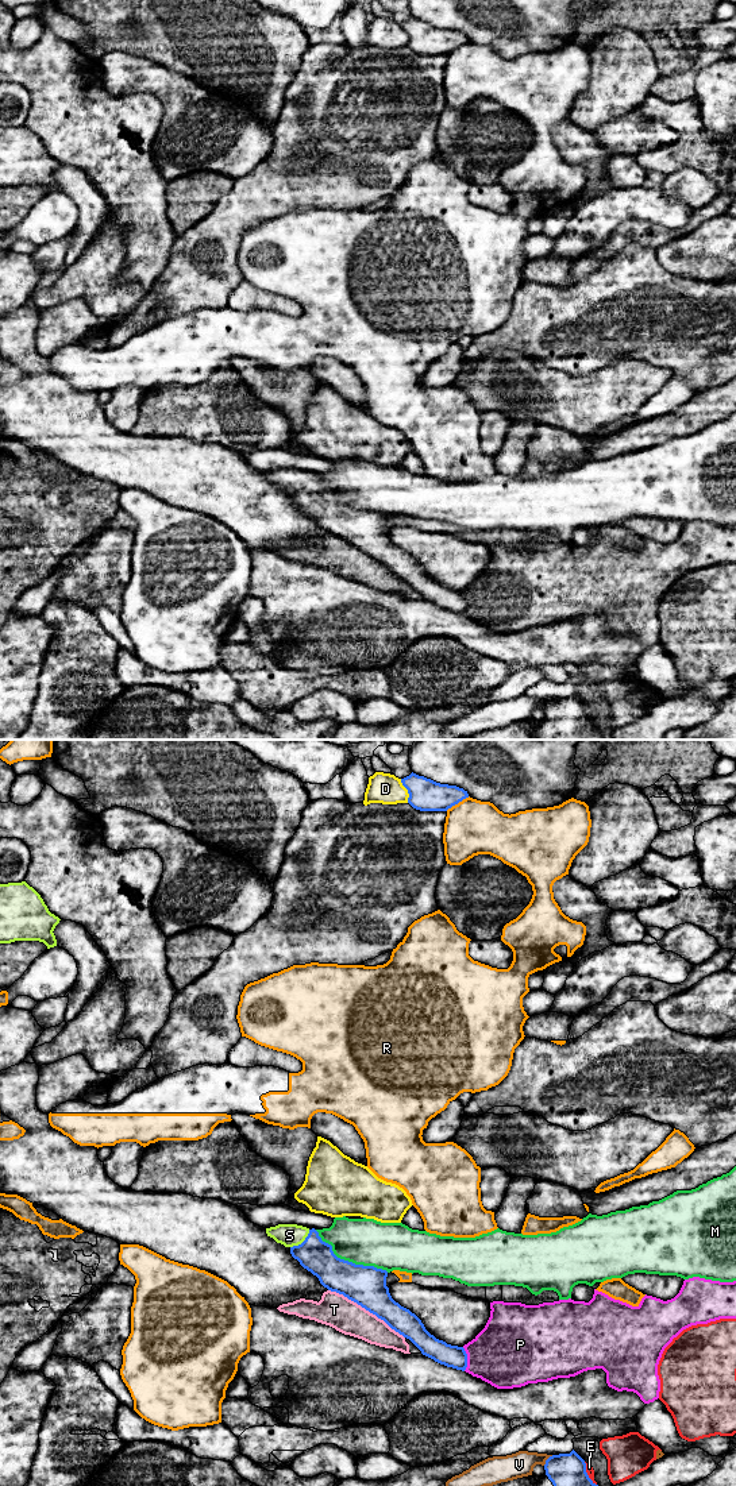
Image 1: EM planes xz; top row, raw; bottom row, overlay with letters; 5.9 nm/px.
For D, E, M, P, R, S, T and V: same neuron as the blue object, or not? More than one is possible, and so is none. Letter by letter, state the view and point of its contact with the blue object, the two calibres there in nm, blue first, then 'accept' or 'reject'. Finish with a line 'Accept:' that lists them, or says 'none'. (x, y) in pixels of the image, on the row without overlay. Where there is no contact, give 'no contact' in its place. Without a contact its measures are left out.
D: meets blue in xz at (408, 35); 190 nm thick on the blue side, 180 nm on the other; reject
E: meets blue in xz at (586, 718); 260 nm thick on the blue side, 50 nm on the other; reject
M: meets blue in xz at (347, 505); 240 nm thick on the blue side, 280 nm on the other; reject
P: meets blue in xz at (466, 603); 130 nm thick on the blue side, 400 nm on the other; reject
R: meets blue in xz at (457, 47); 190 nm thick on the blue side, 320 nm on the other; reject
S: meets blue in xz at (303, 486); 200 nm thick on the blue side, 140 nm on the other; accept
T: meets blue in xz at (366, 554); 240 nm thick on the blue side, 200 nm on the other; reject
V: meets blue in xz at (547, 703); 240 nm thick on the blue side, 150 nm on the other; reject
Accept: S

